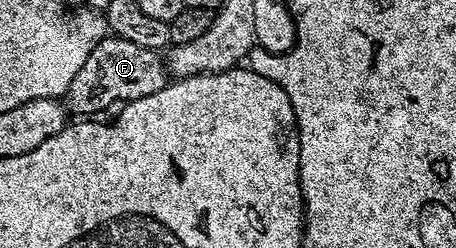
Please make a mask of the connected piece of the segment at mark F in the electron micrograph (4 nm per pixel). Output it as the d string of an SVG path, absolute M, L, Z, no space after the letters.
M109 34L87 54L87 62L79 69L79 74L71 78L71 86L63 103L74 117L89 118L97 110L106 109L111 102L123 99L126 101L147 98L147 94L155 94L155 90L163 90L170 83L171 77L167 64L161 60L152 48L135 46L135 42L127 42L123 38Z

